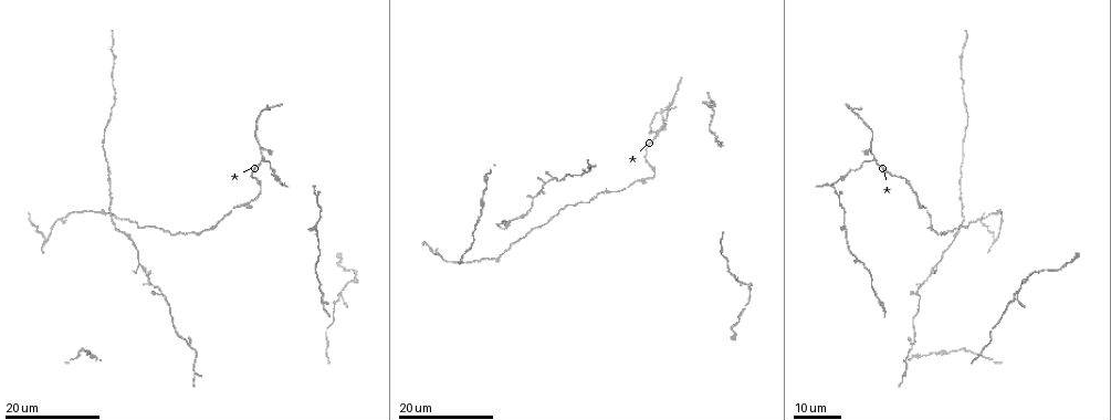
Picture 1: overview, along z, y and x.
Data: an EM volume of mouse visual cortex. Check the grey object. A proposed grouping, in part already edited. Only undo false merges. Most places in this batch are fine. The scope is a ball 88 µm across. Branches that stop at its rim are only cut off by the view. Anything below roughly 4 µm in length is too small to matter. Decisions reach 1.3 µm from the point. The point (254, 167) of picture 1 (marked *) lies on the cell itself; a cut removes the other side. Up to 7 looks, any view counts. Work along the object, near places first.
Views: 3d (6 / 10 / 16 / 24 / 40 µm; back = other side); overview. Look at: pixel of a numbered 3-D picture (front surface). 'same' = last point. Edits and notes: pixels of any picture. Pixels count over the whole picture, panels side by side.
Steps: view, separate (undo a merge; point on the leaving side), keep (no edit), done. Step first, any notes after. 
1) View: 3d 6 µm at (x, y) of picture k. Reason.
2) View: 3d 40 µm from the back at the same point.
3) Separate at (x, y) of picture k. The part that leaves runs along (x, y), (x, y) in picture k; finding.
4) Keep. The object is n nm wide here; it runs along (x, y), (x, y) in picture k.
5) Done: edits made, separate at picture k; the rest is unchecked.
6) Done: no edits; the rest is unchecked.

View: 3d 16 µm at (656, 133) of picture 1. Three arms meet.

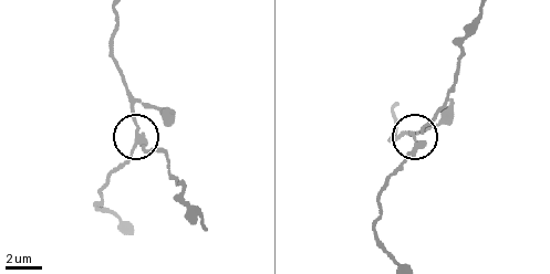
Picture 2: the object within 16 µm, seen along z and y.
View: 3d 6 µm at (145, 140) of picture 2.

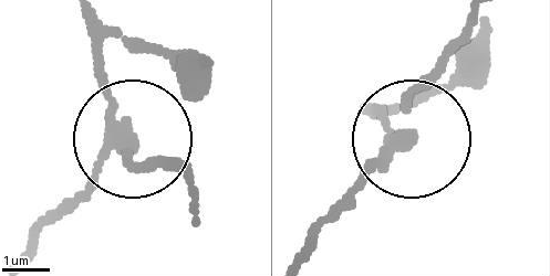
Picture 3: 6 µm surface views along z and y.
View: 3d 6 µm from the back at (404, 142) of picture 3.

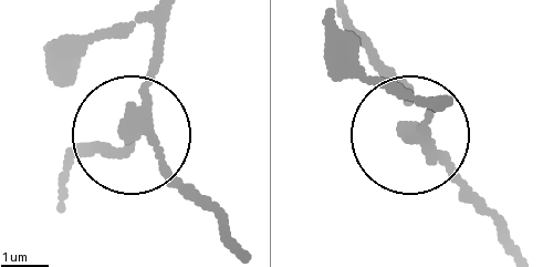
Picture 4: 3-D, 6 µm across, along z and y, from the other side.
Separate at (108, 150) of picture 4. 3 arms meet here; two cells meet here.

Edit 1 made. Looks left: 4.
View: 3d 16 µm at (144, 274) of picture 1. Thin arm on a thick one.

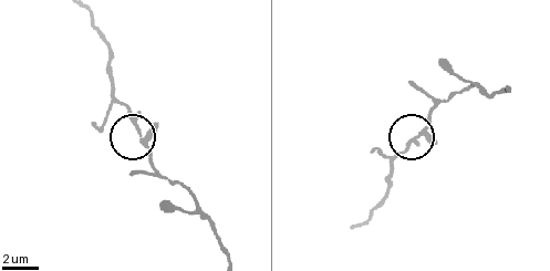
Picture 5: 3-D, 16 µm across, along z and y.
View: 3d 6 µm at (142, 141) of picture 5.

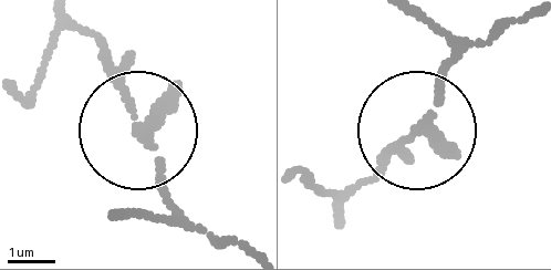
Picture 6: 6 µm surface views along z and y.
Keep. One cell here.

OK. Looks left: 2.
View: 3d 16 µm at (997, 241) of picture 1. Three-way junction.

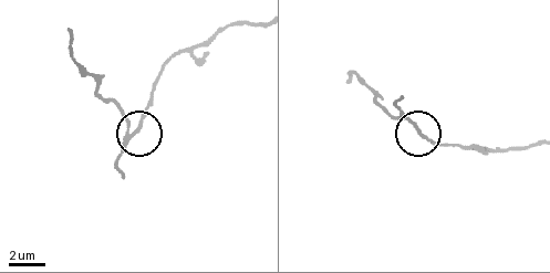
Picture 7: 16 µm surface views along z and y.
View: 3d 6 µm at (415, 123) of picture 7.

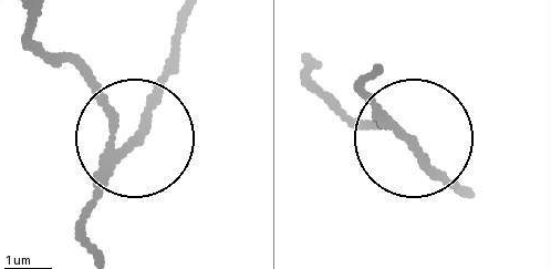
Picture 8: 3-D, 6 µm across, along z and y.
Separate at (101, 96) of picture 8. 3 arms meet here; a second cell is stuck on.

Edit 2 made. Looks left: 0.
Done: edits made, separate at picture 4, separate at picture 8; the rest is unchecked.

